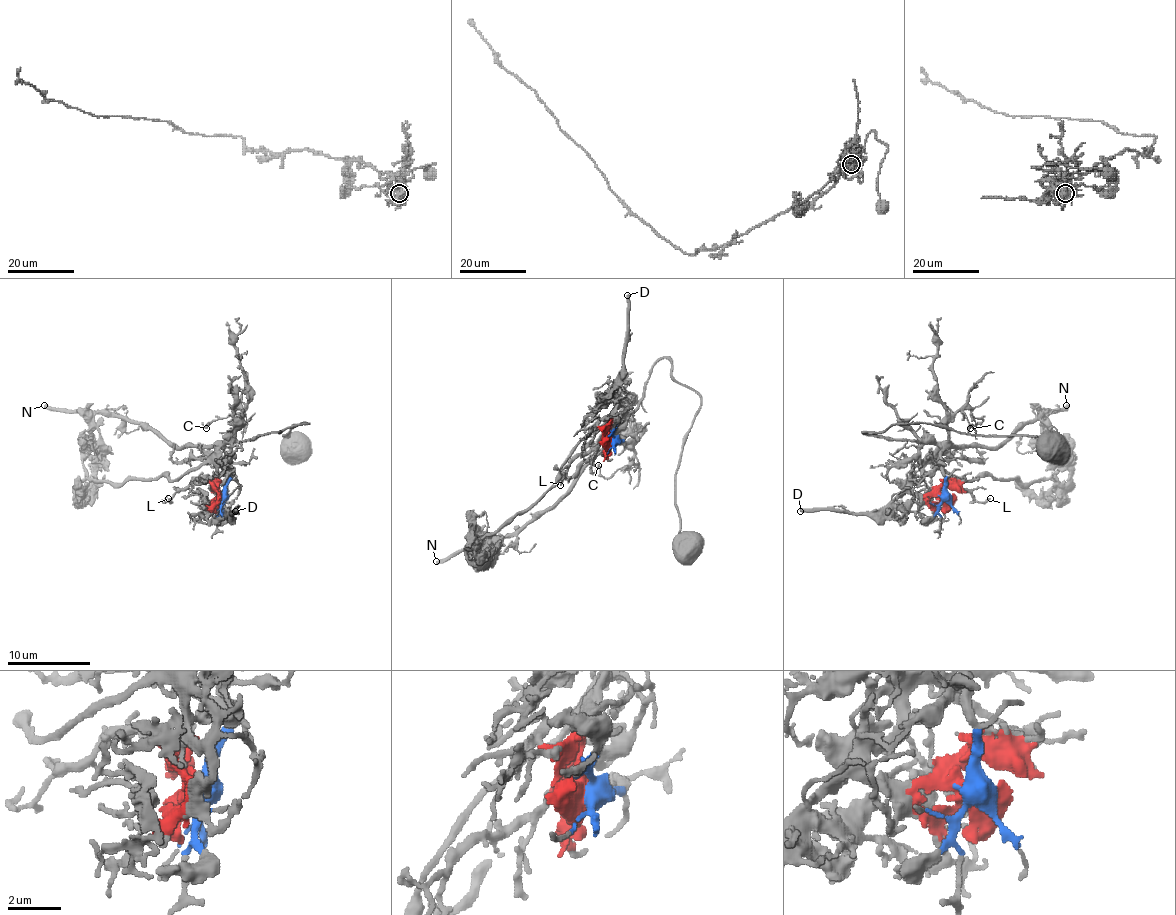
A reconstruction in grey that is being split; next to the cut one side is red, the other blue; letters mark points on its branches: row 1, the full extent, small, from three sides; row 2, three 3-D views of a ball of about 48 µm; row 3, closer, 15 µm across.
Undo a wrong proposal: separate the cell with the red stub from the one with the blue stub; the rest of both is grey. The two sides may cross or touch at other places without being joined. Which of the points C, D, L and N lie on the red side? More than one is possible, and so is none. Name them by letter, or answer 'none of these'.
D, L

